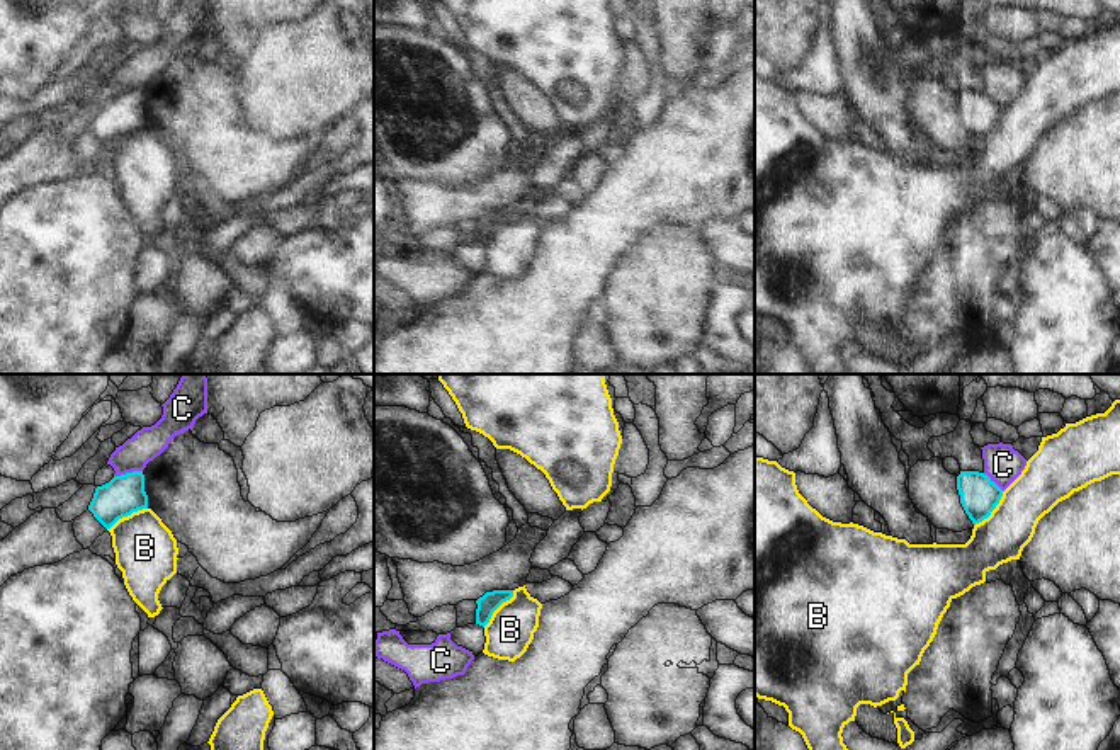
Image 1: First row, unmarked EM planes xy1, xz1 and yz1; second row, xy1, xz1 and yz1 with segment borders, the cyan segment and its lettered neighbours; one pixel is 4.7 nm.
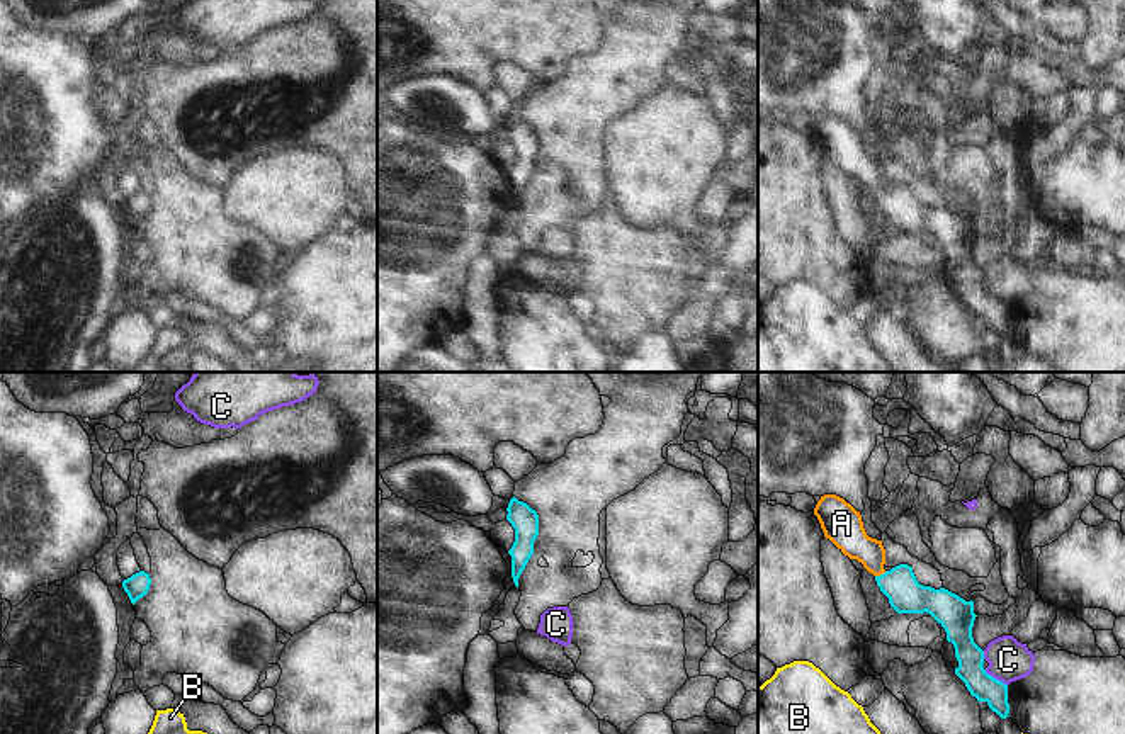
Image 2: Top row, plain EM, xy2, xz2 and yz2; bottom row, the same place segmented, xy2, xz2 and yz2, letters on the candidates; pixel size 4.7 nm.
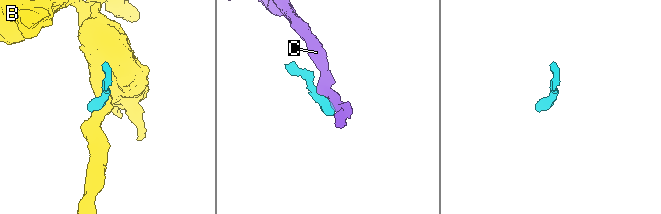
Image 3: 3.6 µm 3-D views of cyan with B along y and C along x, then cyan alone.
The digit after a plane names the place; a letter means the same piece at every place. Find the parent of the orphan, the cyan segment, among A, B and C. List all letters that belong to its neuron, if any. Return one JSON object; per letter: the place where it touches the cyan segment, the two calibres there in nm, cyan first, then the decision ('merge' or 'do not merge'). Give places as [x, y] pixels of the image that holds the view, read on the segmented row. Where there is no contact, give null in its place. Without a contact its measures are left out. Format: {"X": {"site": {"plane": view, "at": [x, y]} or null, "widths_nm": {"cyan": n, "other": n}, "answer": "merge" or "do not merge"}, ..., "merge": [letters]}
{"A": {"site": {"plane": "yz2", "at": [881, 575]}, "widths_nm": {"cyan": 170, "other": 160}, "answer": "merge"}, "B": {"site": {"plane": "xy1", "at": [126, 516]}, "widths_nm": {"cyan": 190, "other": 300}, "answer": "do not merge"}, "C": {"site": {"plane": "xy1", "at": [128, 473]}, "widths_nm": {"cyan": 190, "other": 150}, "answer": "do not merge"}, "merge": ["A"]}

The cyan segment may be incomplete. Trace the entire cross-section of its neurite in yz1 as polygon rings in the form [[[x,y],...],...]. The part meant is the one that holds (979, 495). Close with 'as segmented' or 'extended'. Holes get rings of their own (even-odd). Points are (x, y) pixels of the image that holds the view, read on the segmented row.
[[[960,471],[957,490],[960,503],[974,526],[987,519],[1003,497],[1003,490],[979,471]]]; as segmented

